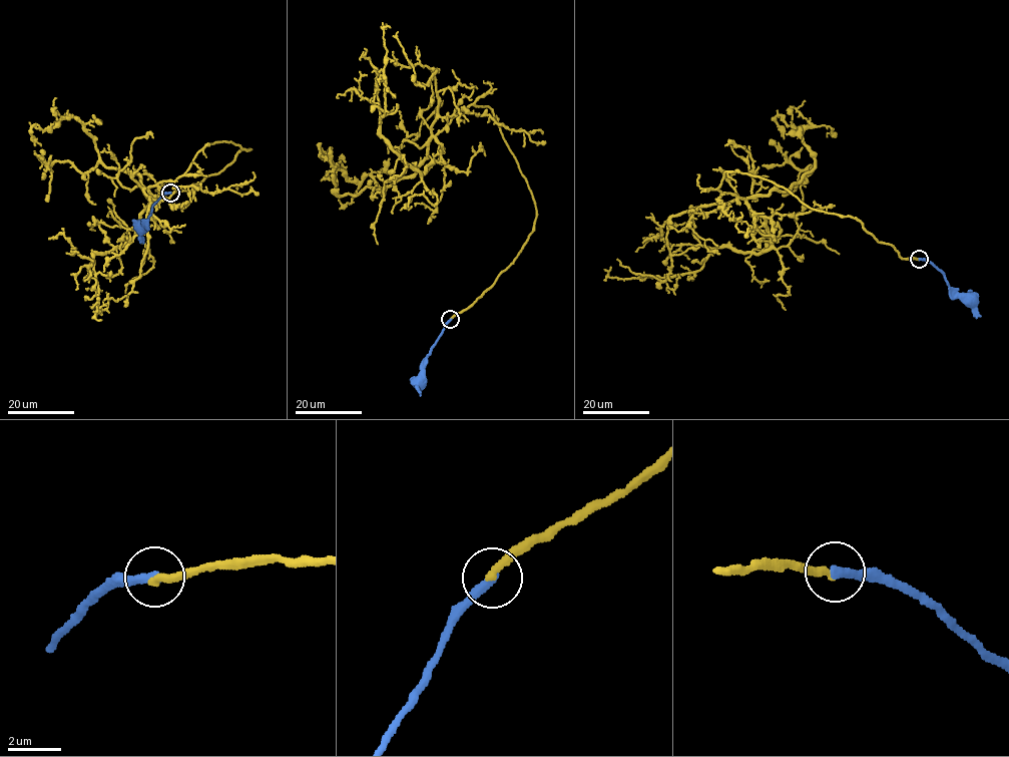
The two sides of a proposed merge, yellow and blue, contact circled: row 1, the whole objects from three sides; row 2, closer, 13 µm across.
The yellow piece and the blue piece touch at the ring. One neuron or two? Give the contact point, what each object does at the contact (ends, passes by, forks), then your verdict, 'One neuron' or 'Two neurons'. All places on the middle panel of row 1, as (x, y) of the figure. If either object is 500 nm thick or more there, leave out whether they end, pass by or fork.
Place: (450, 319). At the ring yellow ends. At the ring blue ends. One neuron

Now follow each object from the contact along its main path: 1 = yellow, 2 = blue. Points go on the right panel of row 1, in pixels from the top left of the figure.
1: (919, 259), (727, 170), (717, 190), (765, 219), (771, 246), (717, 247), (667, 277), (611, 267)
2: (919, 259), (942, 273), (949, 287), (971, 299)

